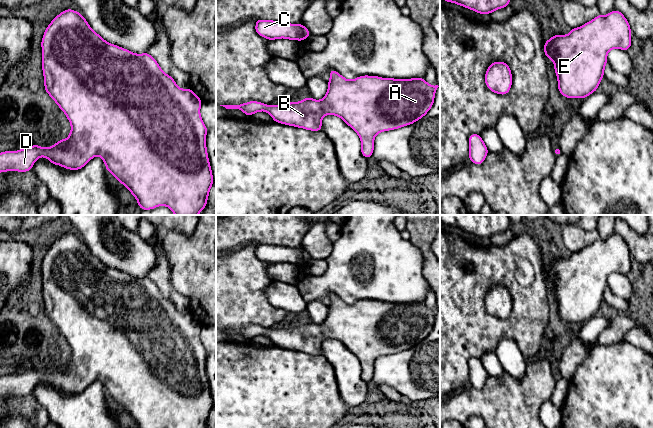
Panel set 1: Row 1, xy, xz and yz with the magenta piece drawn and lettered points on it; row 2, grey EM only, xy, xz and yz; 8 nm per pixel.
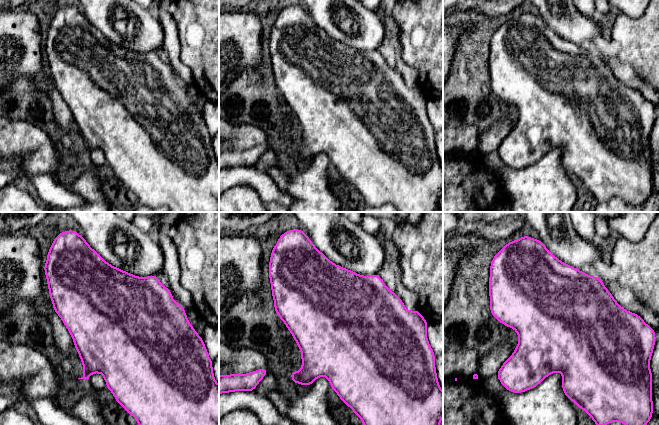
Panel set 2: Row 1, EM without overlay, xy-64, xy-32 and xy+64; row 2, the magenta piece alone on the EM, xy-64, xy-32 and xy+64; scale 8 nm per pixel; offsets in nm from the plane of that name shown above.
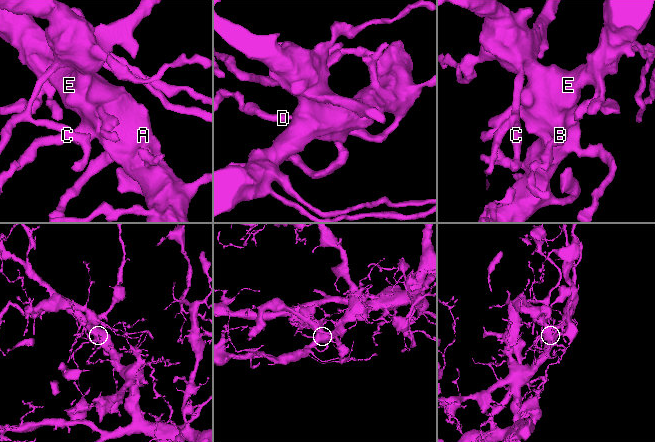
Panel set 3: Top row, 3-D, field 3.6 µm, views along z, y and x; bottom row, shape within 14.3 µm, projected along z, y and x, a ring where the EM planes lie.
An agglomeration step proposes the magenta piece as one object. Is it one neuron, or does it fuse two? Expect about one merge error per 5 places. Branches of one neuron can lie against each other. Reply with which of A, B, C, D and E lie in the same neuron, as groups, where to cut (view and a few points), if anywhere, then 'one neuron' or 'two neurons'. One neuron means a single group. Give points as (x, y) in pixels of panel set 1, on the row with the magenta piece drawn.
groups A B C D E; cut none; one neuron

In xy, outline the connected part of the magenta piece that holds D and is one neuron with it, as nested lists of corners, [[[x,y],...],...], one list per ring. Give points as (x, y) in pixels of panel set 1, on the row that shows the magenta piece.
[[[72,9],[62,11],[51,21],[45,29],[41,47],[43,63],[42,70],[46,93],[51,96],[53,101],[55,101],[59,108],[65,113],[71,124],[71,131],[67,139],[61,139],[51,147],[42,148],[36,144],[14,152],[1,152],[0,172],[7,172],[10,170],[15,170],[17,172],[30,171],[32,170],[35,161],[41,156],[47,158],[54,165],[60,165],[63,168],[70,170],[79,170],[93,157],[99,156],[103,159],[107,171],[109,171],[120,183],[129,189],[131,194],[134,195],[141,210],[150,210],[163,205],[169,207],[175,215],[198,215],[206,207],[210,188],[214,181],[206,148],[206,134],[208,129],[200,114],[202,104],[201,99],[190,88],[179,88],[174,79],[169,74],[165,74],[157,61],[147,52],[136,54],[117,45],[108,43],[91,29],[80,12]]]

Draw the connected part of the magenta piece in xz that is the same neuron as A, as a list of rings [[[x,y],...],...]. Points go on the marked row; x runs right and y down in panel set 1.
[[[330,69],[328,90],[321,100],[314,100],[307,96],[302,101],[289,102],[286,105],[266,105],[262,102],[250,101],[239,105],[220,106],[228,110],[238,108],[248,117],[256,112],[266,111],[276,123],[311,131],[321,131],[322,118],[325,115],[338,116],[358,134],[362,145],[361,154],[365,158],[370,158],[374,151],[375,136],[380,132],[413,124],[425,116],[433,106],[438,87],[438,85],[428,84],[424,78],[393,79],[364,75],[347,80]]]

